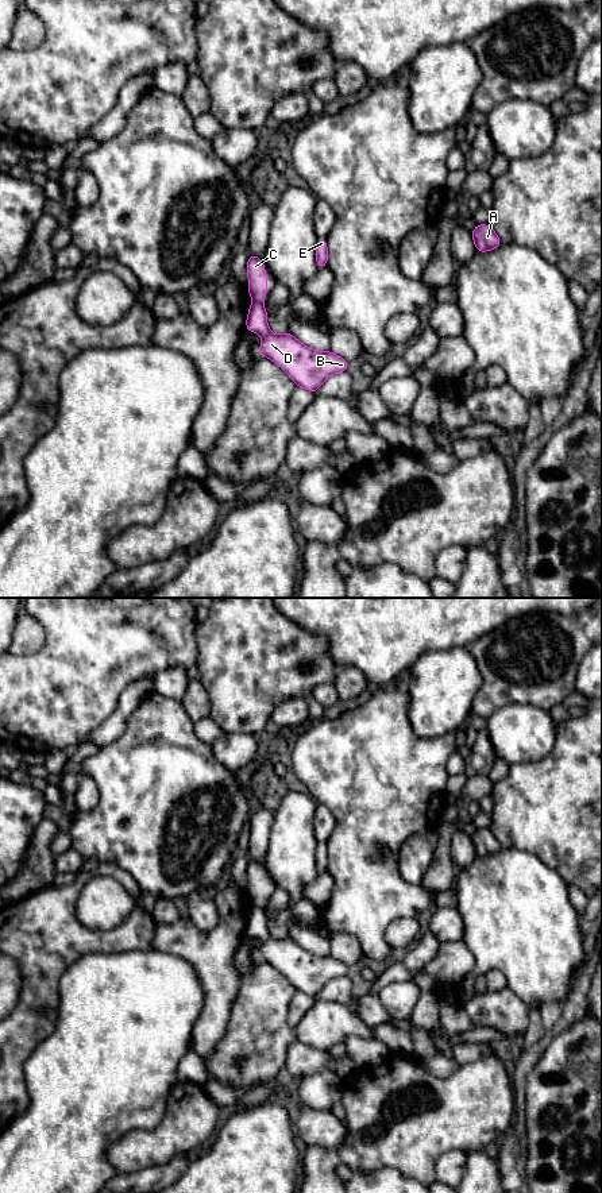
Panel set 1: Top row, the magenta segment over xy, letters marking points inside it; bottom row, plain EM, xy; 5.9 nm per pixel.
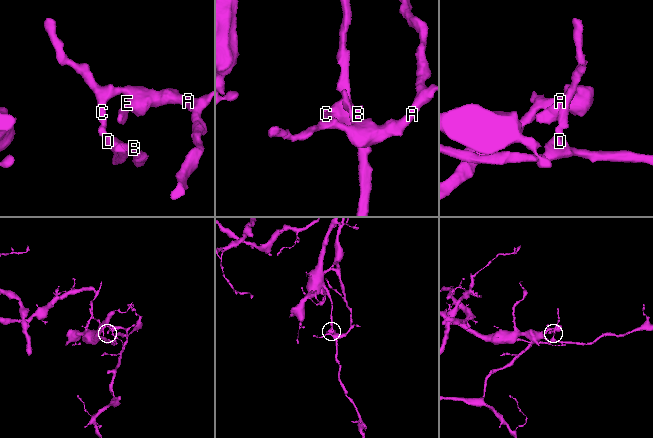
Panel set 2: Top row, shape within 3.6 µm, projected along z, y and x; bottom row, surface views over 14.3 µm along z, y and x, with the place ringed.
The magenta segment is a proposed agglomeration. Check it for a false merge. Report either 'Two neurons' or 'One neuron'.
Two neurons

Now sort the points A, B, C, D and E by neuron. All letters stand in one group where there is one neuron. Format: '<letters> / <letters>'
A C E / B D

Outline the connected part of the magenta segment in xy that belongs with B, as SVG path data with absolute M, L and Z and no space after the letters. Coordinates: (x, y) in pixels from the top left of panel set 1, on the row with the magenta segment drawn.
M251 304L246 329L262 336L261 355L279 366L296 386L312 393L317 393L328 377L348 368L348 362L331 351L312 350L289 332L273 333L269 329L267 310L263 305Z

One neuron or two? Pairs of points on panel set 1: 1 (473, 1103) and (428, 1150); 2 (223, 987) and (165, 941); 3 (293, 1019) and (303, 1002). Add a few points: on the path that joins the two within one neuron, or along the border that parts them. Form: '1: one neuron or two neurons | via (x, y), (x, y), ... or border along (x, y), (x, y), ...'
1: one neuron | via (460, 1115), (438, 1138)
2: one neuron | via (212, 972), (180, 942)
3: one neuron | via (294, 1015), (298, 1006)

